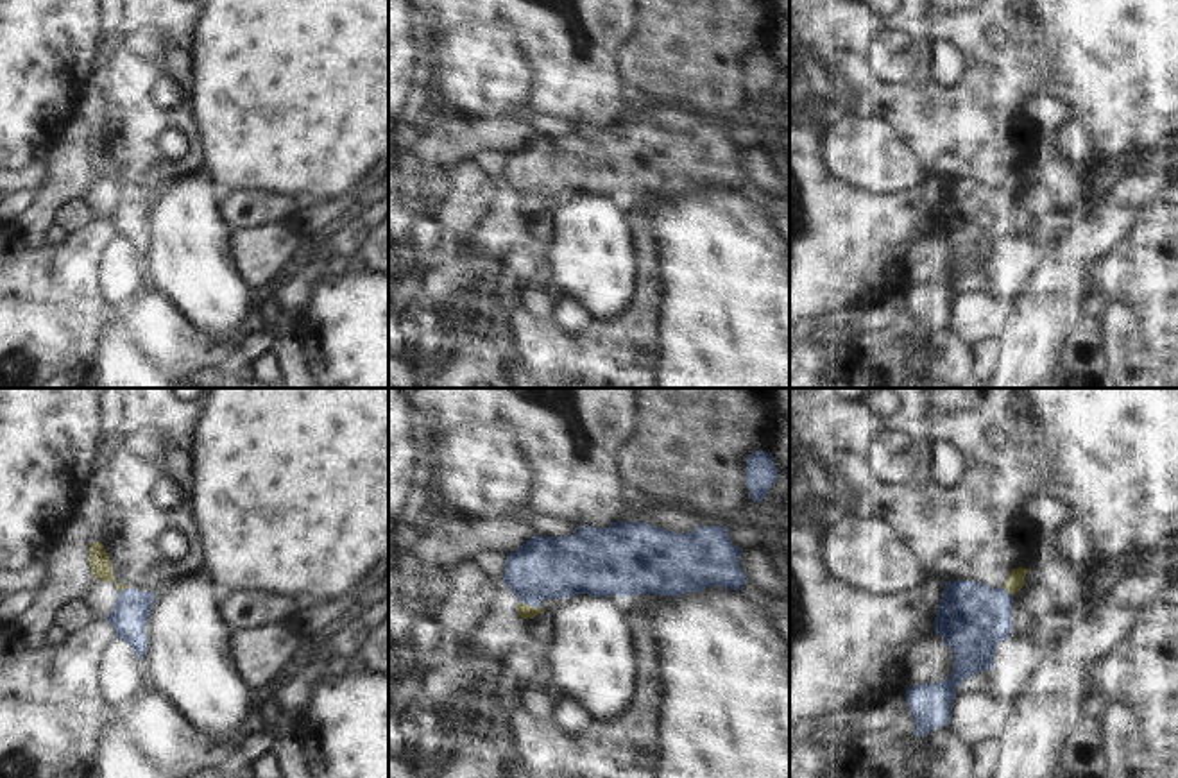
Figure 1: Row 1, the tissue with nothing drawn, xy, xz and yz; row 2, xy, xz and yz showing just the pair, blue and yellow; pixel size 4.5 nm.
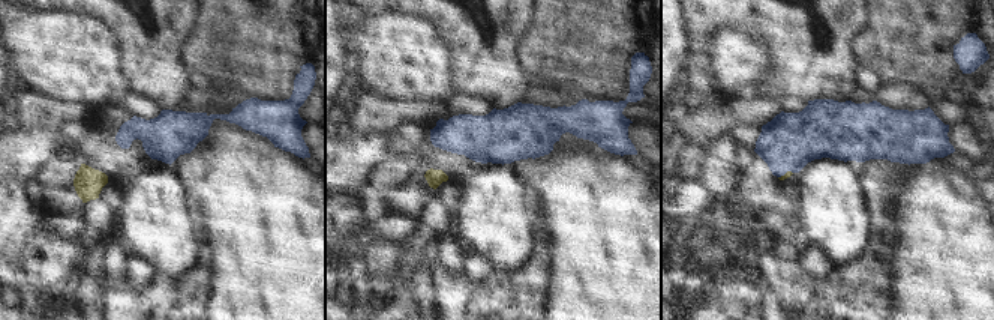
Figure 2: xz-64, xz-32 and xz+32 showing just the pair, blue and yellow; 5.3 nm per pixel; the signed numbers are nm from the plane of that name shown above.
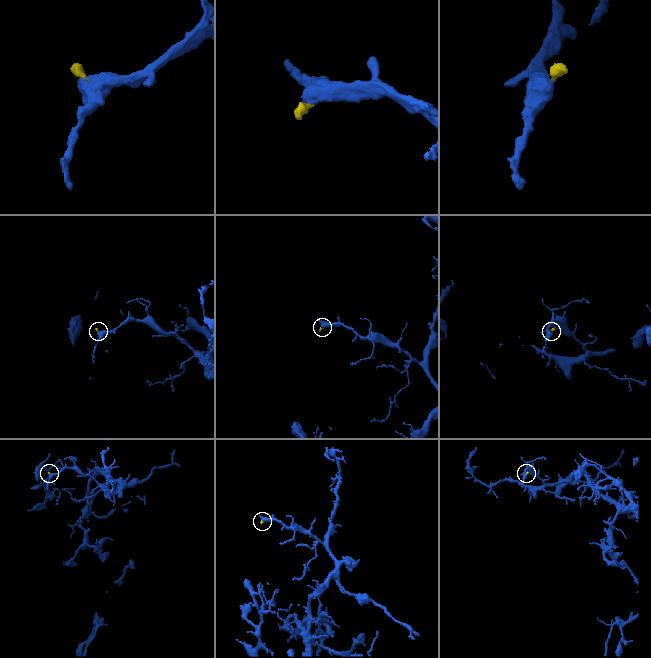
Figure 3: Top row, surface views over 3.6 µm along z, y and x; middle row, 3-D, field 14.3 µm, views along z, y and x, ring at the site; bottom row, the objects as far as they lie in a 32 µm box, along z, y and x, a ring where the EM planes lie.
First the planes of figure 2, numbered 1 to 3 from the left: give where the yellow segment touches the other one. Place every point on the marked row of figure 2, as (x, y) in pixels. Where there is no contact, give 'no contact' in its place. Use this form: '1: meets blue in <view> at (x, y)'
1: no contact
2: no contact
3: meets blue in xz+32 at (784, 173)

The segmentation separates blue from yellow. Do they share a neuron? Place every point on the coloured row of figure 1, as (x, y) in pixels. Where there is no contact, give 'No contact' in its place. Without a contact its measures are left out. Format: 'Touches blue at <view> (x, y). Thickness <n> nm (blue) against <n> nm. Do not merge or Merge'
Touches blue at xz (529, 603). Thickness 280 nm (blue) against 60 nm. Merge

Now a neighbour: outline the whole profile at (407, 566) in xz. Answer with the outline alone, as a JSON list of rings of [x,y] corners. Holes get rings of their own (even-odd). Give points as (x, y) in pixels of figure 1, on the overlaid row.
[[[401,551],[396,569],[399,578],[405,579],[406,576],[417,576],[423,569],[423,563],[417,562],[408,551]]]

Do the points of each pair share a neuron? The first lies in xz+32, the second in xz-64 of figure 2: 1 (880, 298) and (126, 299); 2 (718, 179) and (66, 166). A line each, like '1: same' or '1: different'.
1: same
2: same

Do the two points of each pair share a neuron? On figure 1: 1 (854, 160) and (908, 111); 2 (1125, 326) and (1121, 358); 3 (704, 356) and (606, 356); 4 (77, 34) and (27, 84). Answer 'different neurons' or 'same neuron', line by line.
1: different neurons
2: same neuron
3: different neurons
4: same neuron

